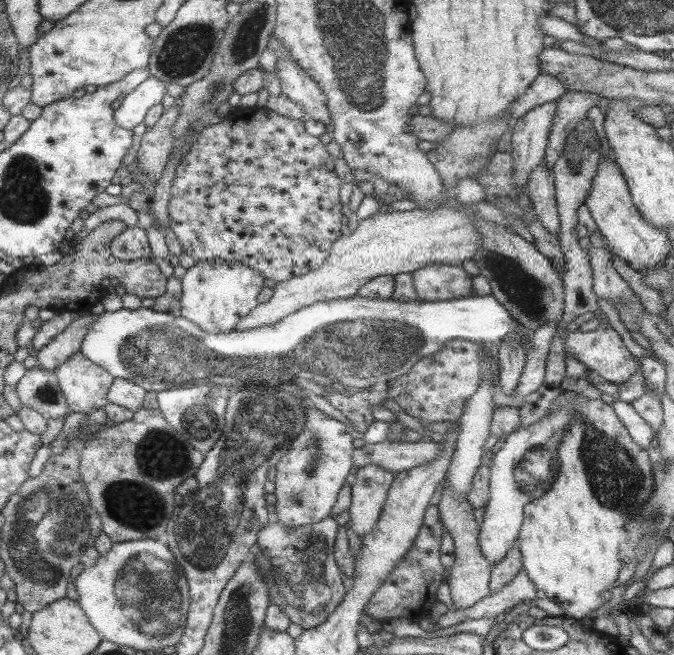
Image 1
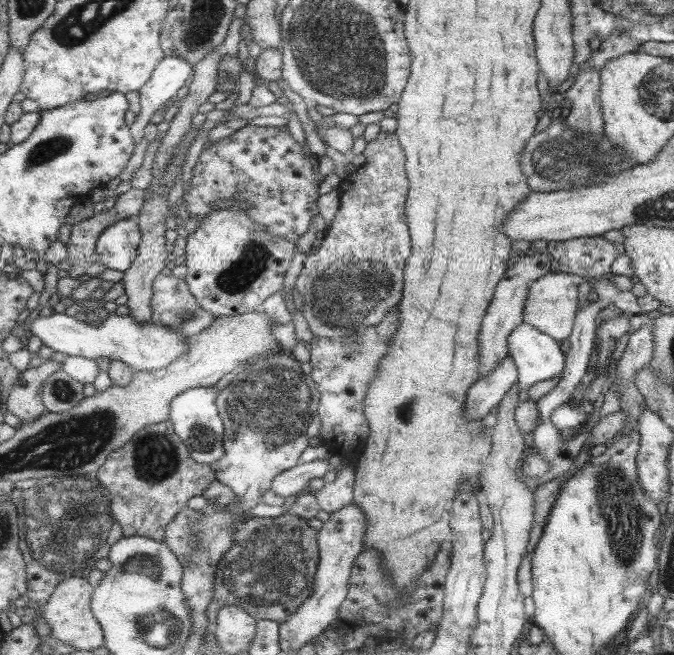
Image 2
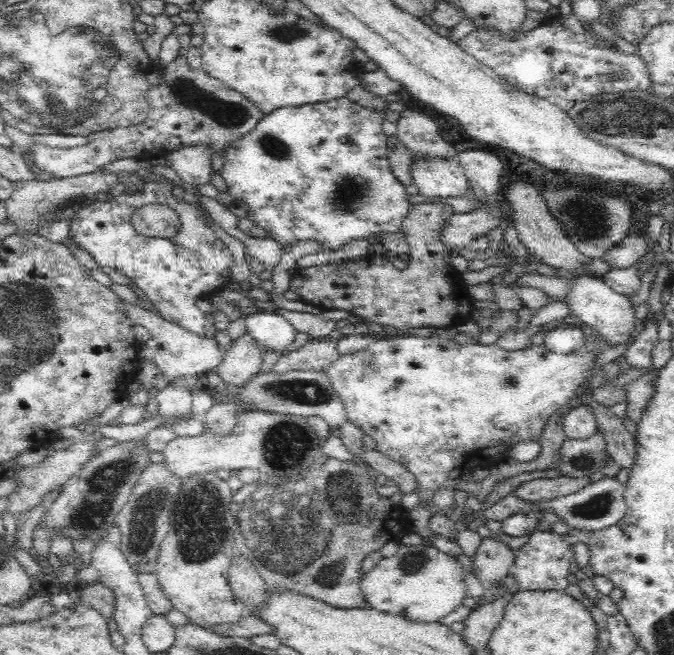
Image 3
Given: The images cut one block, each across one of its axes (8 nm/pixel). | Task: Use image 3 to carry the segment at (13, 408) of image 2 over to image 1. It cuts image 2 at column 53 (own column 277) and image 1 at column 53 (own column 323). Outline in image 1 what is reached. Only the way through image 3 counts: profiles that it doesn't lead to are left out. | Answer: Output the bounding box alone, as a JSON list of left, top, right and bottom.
[36,314,97,372]

